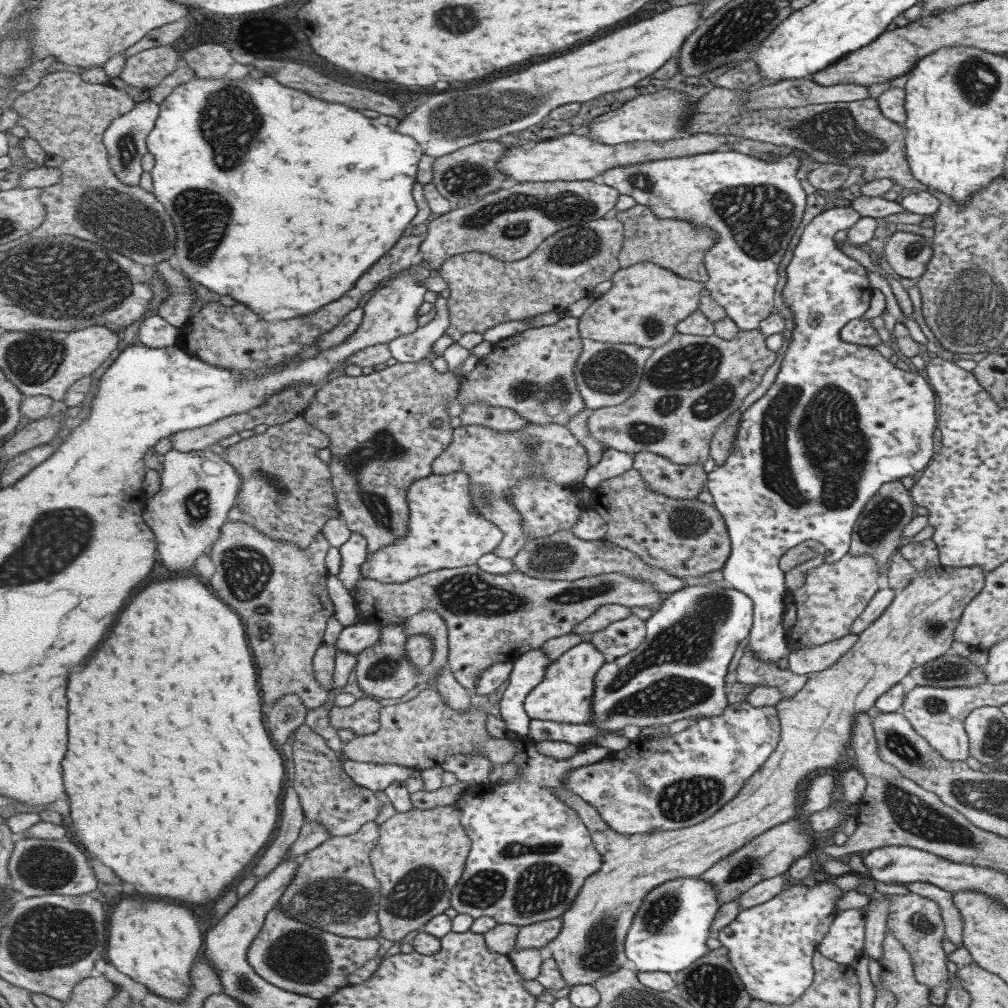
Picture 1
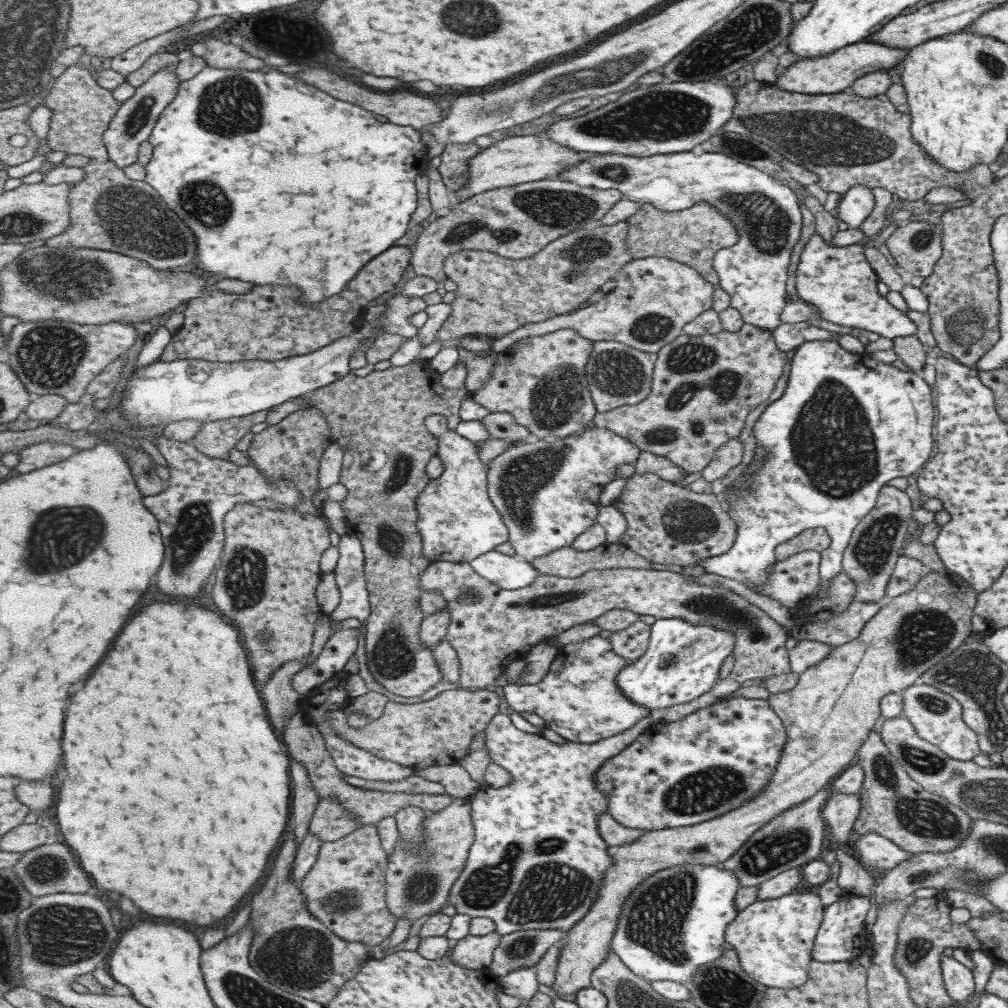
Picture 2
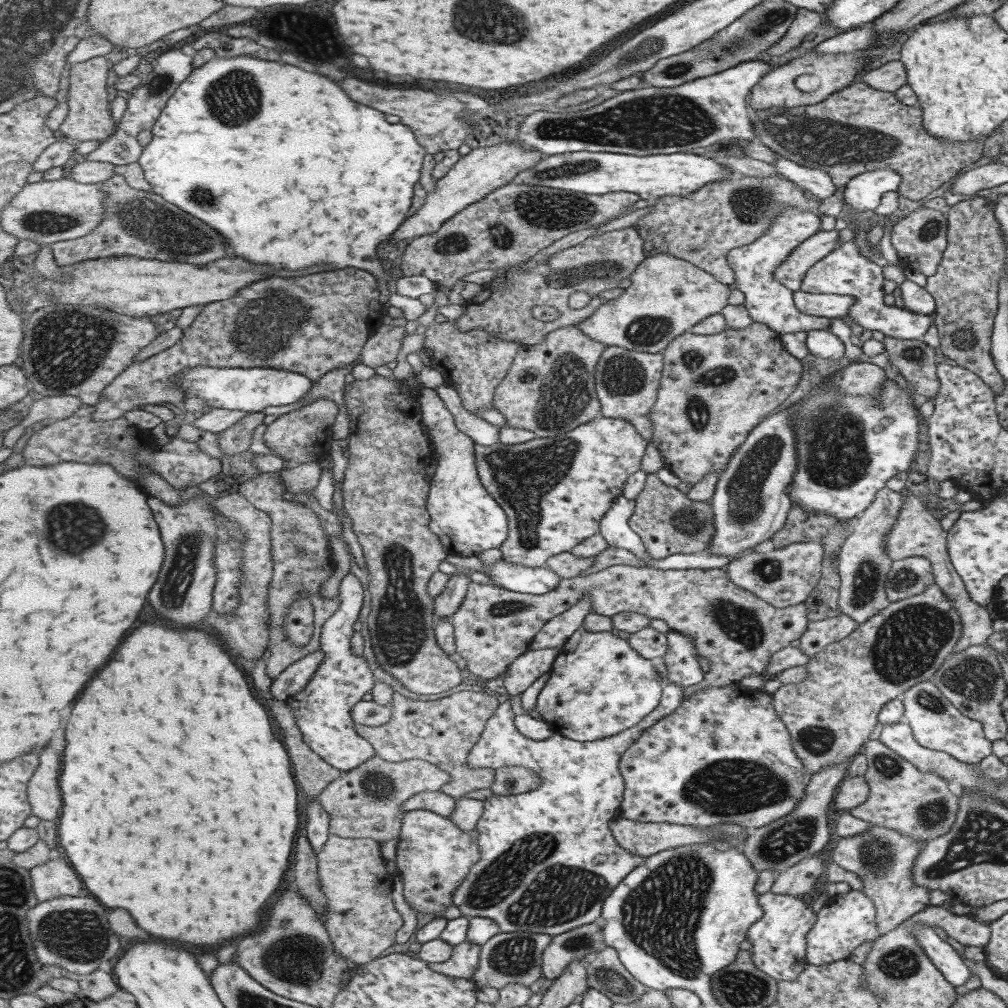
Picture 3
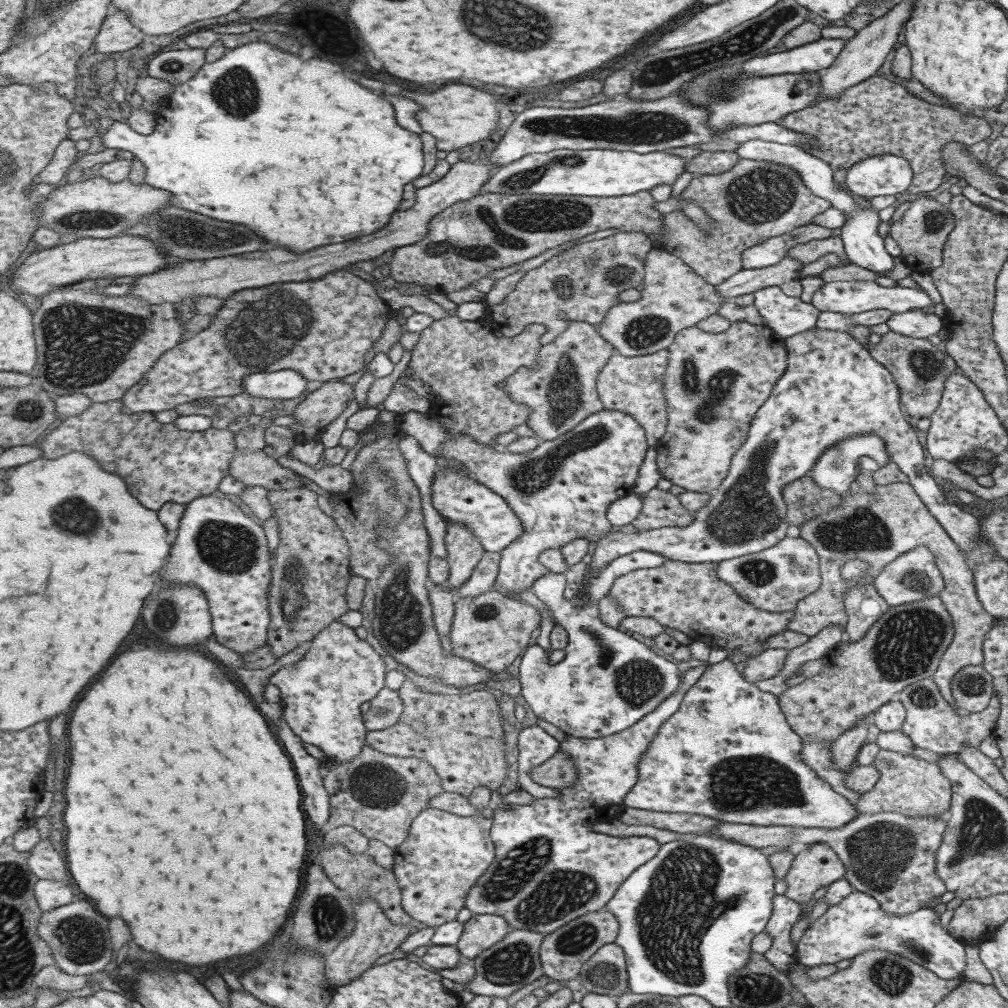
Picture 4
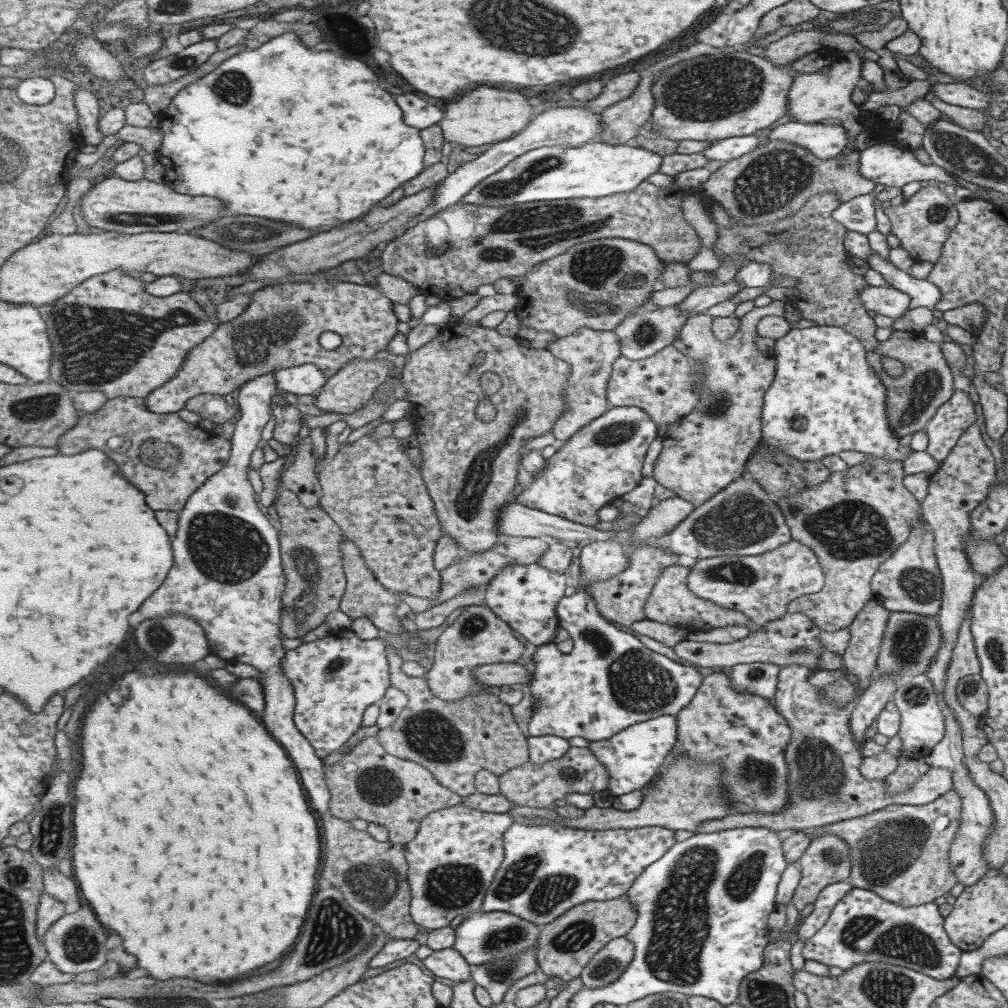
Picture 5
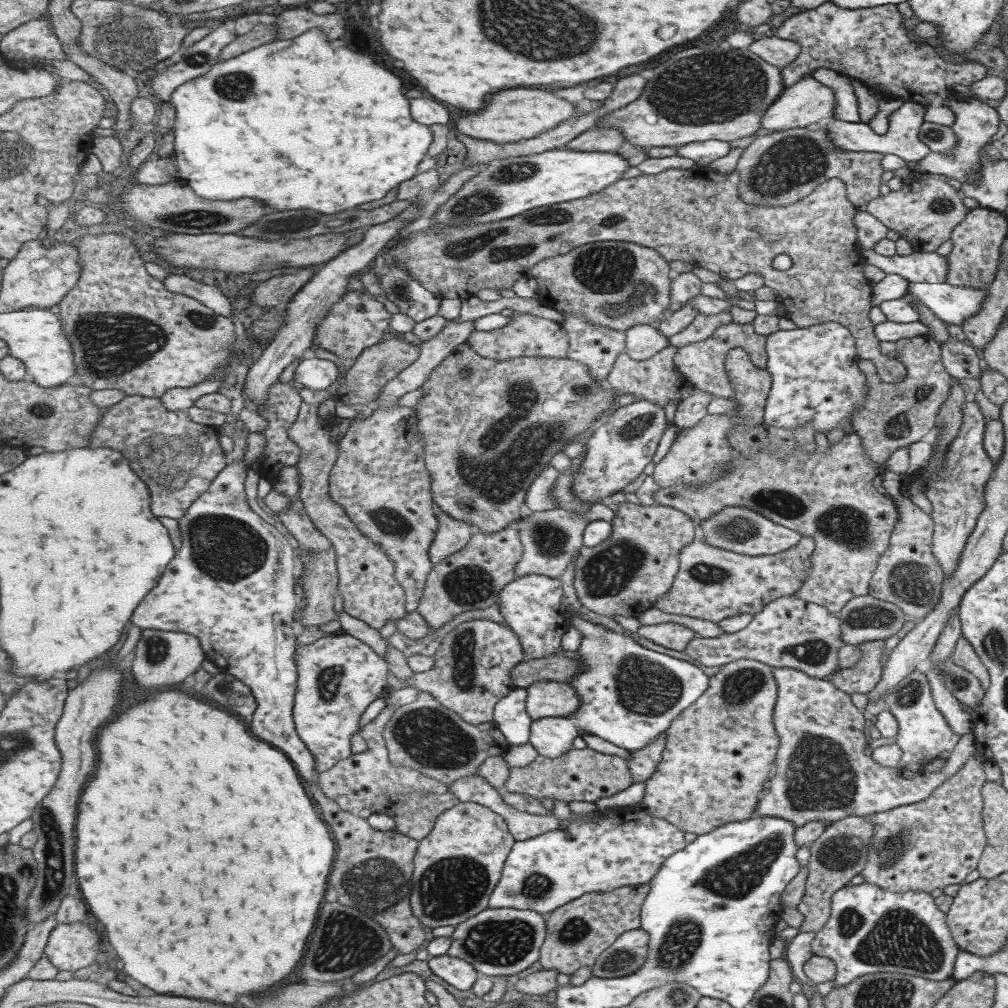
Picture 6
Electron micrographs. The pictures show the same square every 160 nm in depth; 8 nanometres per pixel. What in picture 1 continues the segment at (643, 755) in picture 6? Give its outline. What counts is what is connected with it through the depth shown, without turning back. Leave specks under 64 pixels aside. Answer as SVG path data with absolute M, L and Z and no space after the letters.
M507 732L506 739L517 748L517 754L509 764L515 764L519 768L521 777L506 785L491 781L488 784L473 784L456 805L462 812L464 829L472 839L472 849L464 877L453 889L452 908L458 913L472 914L475 918L490 916L499 925L514 924L522 928L542 920L563 918L584 888L585 882L604 865L604 858L593 842L592 831L573 807L559 801L557 792L569 792L564 782L569 772L601 762L611 756L613 751L599 745L583 745L575 757L559 761L539 753L537 742L529 736Z

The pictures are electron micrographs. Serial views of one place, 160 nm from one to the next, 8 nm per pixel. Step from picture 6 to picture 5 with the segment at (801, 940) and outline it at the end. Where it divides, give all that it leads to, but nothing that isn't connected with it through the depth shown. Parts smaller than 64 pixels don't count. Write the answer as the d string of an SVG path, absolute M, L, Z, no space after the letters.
M843 880L828 884L825 888L822 888L813 902L813 909L804 918L802 925L797 930L798 938L807 940L812 934L815 934L815 931L819 930L821 925L828 919L835 903L839 902L839 899L845 896L847 891L851 890L851 887L853 886L849 884L849 880Z

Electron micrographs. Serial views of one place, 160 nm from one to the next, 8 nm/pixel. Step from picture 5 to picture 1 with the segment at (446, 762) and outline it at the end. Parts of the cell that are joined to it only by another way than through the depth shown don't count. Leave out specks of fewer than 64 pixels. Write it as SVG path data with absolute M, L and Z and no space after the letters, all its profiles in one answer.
M437 688L423 689L406 702L384 706L380 730L376 734L357 736L353 741L341 739L340 733L332 726L331 710L325 706L310 709L306 723L323 736L329 748L357 762L399 765L422 771L442 766L452 756L473 753L479 747L488 752L487 758L495 764L511 763L517 754L517 748L509 740L493 738L487 732L487 712L482 707L473 706L465 712L455 710Z

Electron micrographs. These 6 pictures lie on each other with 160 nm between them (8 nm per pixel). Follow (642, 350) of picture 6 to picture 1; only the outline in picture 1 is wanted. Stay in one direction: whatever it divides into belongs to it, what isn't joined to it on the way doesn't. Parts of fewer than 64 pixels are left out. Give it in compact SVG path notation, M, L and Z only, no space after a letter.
M641 262L613 273L613 290L595 300L580 317L583 339L659 348L676 334L676 325L697 310L705 284L683 279L658 264Z

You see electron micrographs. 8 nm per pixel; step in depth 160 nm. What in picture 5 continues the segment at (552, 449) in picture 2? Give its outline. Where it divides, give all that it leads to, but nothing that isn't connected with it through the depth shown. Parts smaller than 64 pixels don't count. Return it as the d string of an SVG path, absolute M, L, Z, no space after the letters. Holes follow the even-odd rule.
M610 406L603 417L568 438L547 460L546 467L535 478L529 478L529 484L519 484L517 502L584 526L597 526L600 510L620 501L622 494L637 486L646 450L656 432L655 421L640 407ZM509 565L484 591L484 603L537 648L554 643L555 631L561 627L556 608L565 596L567 580L561 572L532 565Z

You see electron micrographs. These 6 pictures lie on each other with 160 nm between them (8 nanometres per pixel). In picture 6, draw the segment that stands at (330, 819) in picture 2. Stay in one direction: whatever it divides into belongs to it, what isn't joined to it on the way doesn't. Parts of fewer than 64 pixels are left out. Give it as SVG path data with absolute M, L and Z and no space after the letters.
M389 703L371 722L363 726L360 734L368 744L368 749L363 753L353 754L351 758L339 762L333 769L321 773L318 778L318 783L323 791L325 791L325 795L339 803L341 809L356 813L367 808L371 809L372 812L388 814L396 820L396 829L401 834L422 841L435 828L436 820L440 817L440 814L453 809L457 804L460 804L460 800L455 794L449 792L450 788L444 782L425 776L419 770L413 770L409 766L393 766L391 764L384 738L384 731L388 722L392 720L397 708L399 706L394 706L394 704Z

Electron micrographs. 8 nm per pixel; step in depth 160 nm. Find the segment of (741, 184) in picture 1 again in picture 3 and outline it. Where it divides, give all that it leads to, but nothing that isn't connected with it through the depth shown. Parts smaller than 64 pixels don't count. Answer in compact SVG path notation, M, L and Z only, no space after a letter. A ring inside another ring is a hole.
M605 150L545 156L537 166L518 174L515 182L590 195L626 192L652 201L665 196L687 196L706 182L727 179L731 175L732 172L722 167L720 160L705 158L693 152L641 156L615 154L612 150ZM787 207L765 229L765 232L749 244L729 250L727 263L733 271L735 289L745 297L742 305L747 309L751 321L759 322L773 330L778 336L805 332L810 330L829 329L829 318L801 314L793 303L792 293L779 282L773 280L773 271L787 259L789 253L806 238L813 236L820 229L820 215Z

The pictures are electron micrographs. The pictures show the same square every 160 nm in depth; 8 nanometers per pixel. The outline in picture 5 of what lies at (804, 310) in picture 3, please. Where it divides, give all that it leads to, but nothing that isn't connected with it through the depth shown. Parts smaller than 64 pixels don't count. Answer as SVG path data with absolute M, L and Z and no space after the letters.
M865 286L859 290L861 306L868 312L886 316L893 321L909 310L909 296L888 286Z

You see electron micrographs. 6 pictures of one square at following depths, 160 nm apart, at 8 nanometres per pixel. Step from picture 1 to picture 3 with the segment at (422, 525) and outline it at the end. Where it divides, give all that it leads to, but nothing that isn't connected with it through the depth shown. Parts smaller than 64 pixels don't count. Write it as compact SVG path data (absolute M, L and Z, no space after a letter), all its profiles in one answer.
M423 388L420 392L422 422L439 446L437 472L432 477L432 489L428 498L428 511L432 515L430 528L444 543L448 554L470 557L487 550L499 551L511 533L508 514L493 498L480 477L477 468L476 442L457 426L456 418L438 392Z

